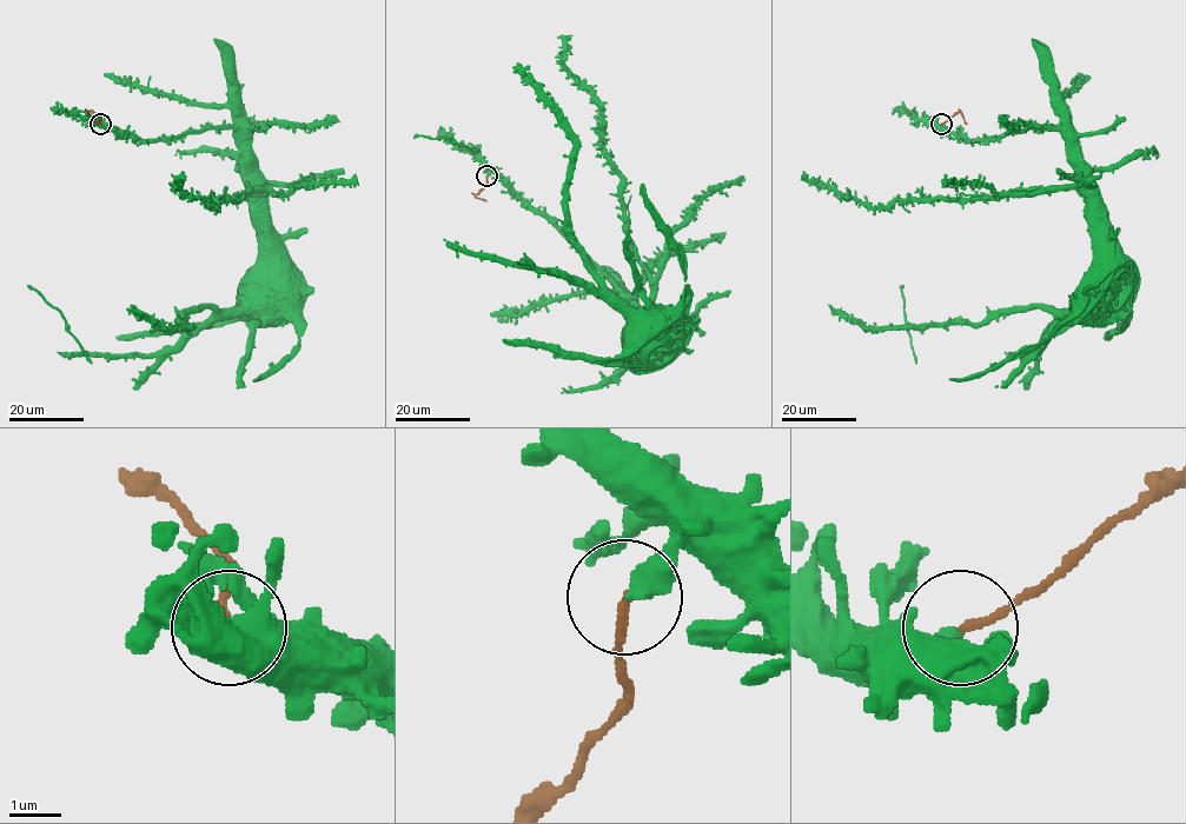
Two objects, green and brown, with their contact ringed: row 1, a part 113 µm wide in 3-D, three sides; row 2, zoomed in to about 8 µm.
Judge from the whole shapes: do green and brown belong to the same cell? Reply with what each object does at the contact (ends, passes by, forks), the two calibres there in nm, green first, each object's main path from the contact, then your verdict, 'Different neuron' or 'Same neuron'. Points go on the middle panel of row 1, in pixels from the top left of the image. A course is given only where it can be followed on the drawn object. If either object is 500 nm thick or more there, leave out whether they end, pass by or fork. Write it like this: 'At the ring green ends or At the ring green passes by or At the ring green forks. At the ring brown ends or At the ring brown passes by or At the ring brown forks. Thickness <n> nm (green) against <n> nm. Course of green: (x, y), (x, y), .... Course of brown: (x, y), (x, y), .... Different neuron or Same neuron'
At the ring green ends. At the ring brown ends. Thickness 440 nm (green) against 170 nm. Course of green: (487, 175), (492, 172), (534, 211), (544, 216), (655, 329), (655, 318), (661, 312). Course of brown: (487, 175), (487, 184), (475, 195), (487, 200). Different neuron

